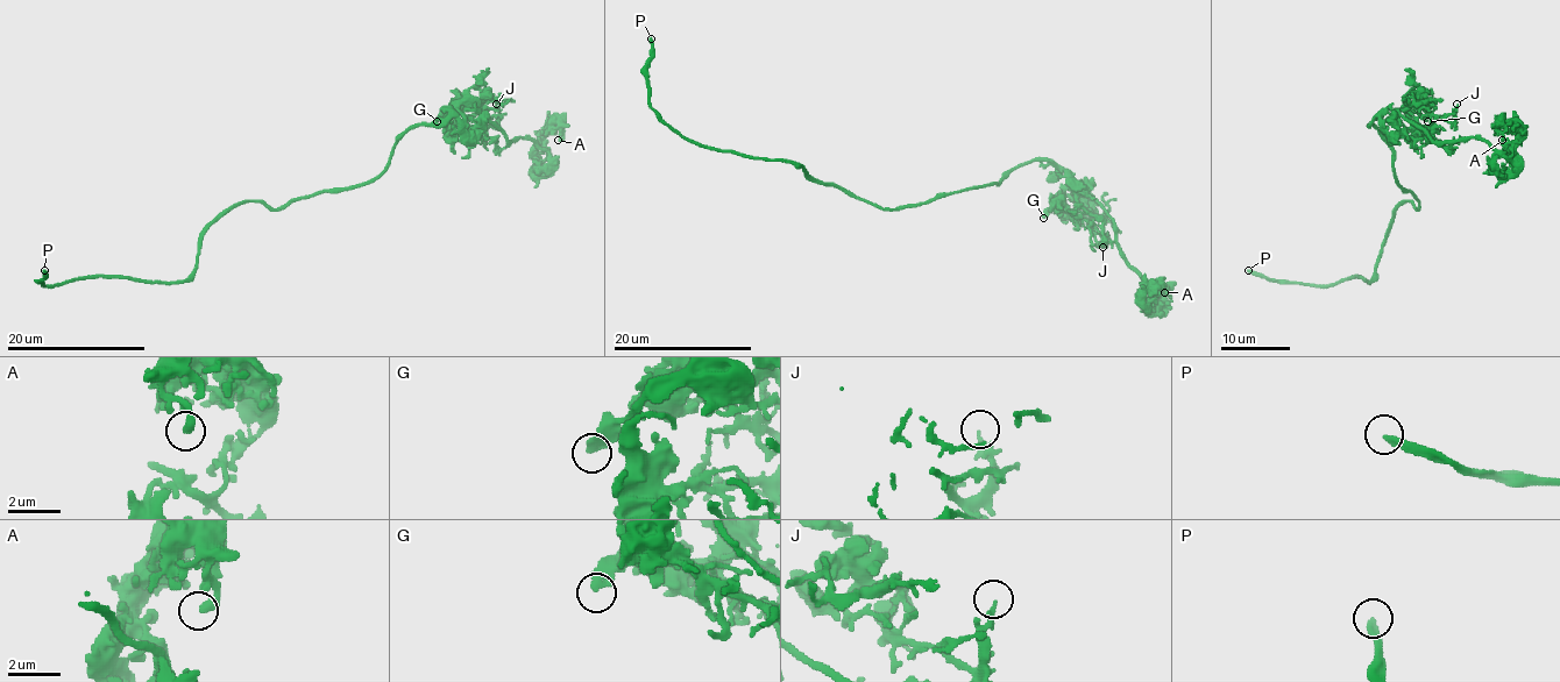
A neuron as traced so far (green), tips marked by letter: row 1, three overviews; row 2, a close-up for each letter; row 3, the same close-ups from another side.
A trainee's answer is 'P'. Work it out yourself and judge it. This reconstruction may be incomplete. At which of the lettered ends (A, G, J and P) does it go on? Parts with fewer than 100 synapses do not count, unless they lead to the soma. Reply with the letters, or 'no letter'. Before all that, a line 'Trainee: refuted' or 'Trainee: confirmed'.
Trainee: confirmed
P

